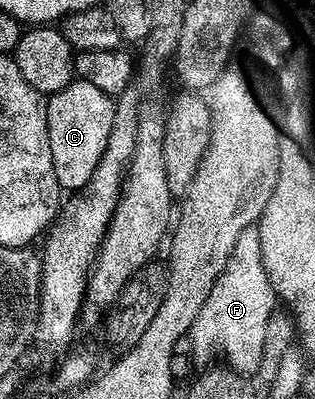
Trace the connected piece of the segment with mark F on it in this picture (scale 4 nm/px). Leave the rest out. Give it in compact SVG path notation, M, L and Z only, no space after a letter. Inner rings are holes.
M253 258L239 262L236 265L226 266L215 288L211 288L211 296L207 296L207 304L199 308L199 316L195 316L195 324L191 324L187 342L193 345L191 358L198 367L208 367L214 361L213 354L222 354L226 358L224 361L232 369L239 374L249 376L252 375L252 370L254 373L261 368L263 344L267 336L267 320L275 309L273 303L275 286L265 266L258 259L257 262ZM233 279L240 280L241 284Z

